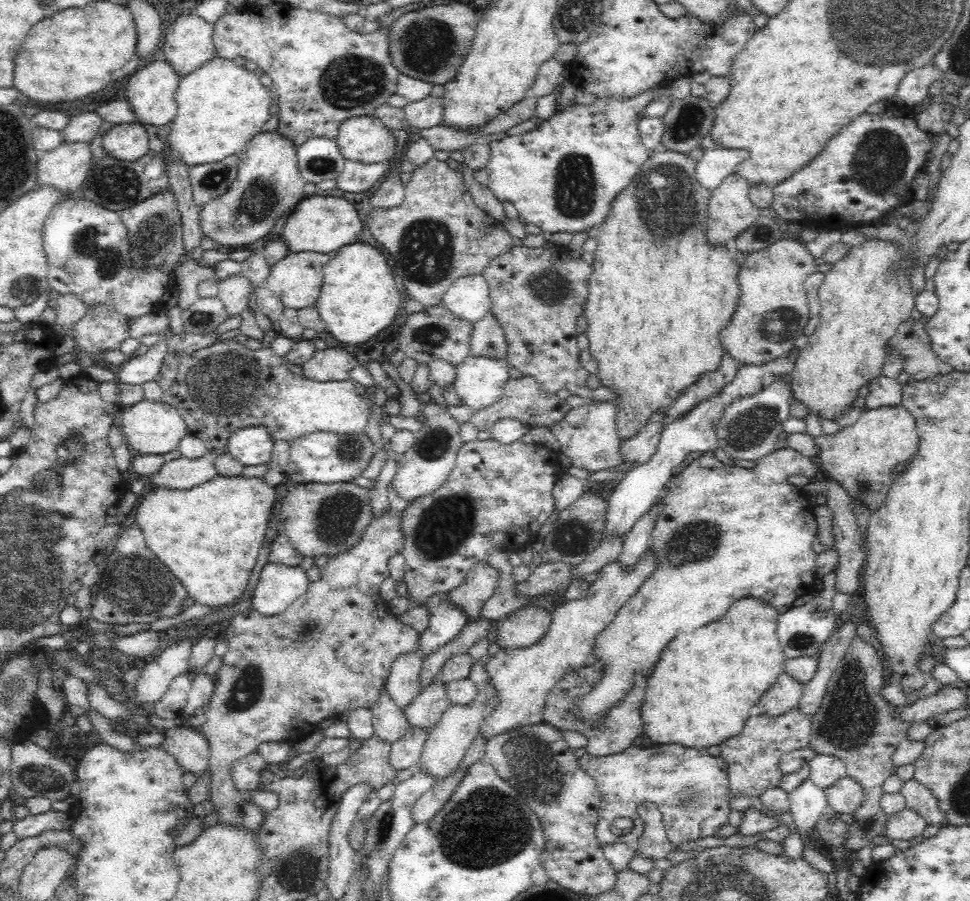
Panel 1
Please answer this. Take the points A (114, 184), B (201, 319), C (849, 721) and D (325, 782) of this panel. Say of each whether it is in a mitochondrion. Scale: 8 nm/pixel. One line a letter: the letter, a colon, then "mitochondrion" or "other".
A: mitochondrion
B: mitochondrion
C: mitochondrion
D: other

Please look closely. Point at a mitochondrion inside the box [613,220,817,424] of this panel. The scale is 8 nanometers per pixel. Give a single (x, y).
(780, 324)

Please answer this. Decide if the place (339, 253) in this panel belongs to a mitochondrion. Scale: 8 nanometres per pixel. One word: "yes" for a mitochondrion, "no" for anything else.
no

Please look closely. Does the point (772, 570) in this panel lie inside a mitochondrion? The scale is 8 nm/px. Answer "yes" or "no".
no

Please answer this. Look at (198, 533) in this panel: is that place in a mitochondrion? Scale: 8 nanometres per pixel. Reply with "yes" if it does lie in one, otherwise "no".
no

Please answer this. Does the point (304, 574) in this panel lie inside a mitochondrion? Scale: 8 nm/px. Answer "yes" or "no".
no

